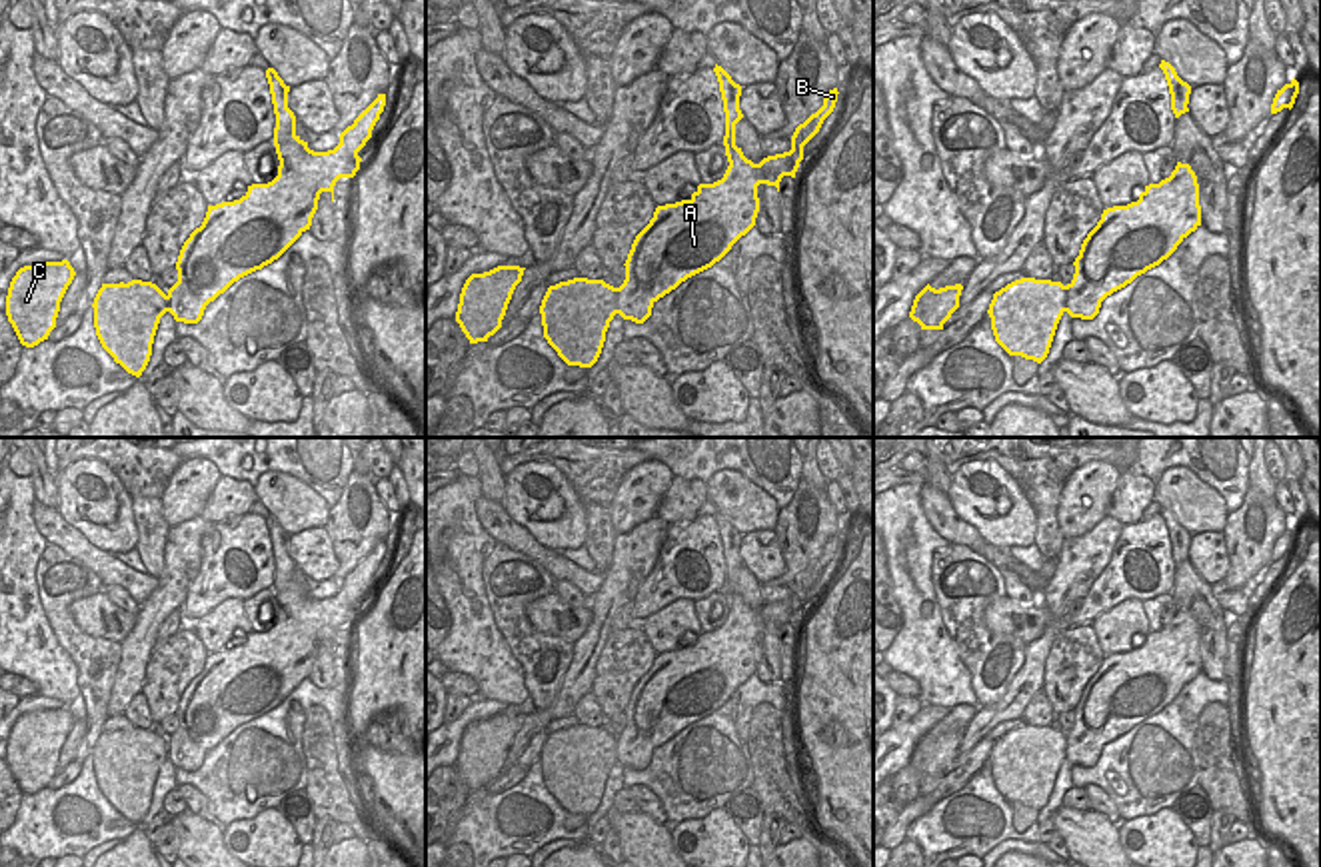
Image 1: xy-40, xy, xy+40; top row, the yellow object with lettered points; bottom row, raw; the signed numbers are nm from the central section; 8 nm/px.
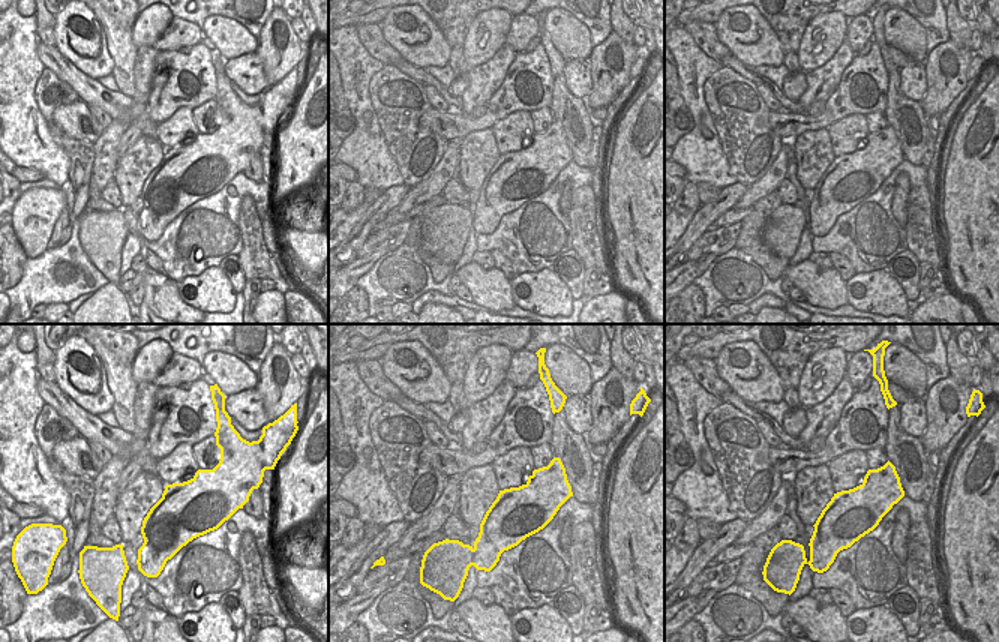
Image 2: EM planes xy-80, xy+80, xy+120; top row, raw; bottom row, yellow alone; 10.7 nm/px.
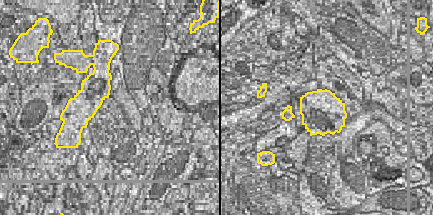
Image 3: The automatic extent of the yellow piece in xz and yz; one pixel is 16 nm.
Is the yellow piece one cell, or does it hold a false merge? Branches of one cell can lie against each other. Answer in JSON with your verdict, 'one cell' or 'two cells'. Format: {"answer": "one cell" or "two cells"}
{"answer": "one cell"}

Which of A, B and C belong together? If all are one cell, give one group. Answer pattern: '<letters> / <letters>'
A B C

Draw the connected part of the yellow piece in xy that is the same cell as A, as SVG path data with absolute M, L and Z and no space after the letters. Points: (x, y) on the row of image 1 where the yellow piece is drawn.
M715 64L713 72L723 100L729 166L721 180L699 184L689 200L656 208L632 244L620 288L588 278L548 288L540 306L544 338L568 366L592 368L598 362L616 314L644 324L660 298L719 262L755 226L757 186L779 192L783 176L795 178L803 146L833 112L839 94L829 90L823 106L795 128L789 152L753 164L735 146L735 124L743 118L741 86L721 66Z

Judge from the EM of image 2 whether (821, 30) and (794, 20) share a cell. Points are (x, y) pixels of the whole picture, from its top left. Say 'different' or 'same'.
different

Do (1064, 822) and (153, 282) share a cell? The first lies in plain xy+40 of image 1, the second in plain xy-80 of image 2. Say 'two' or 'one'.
one

